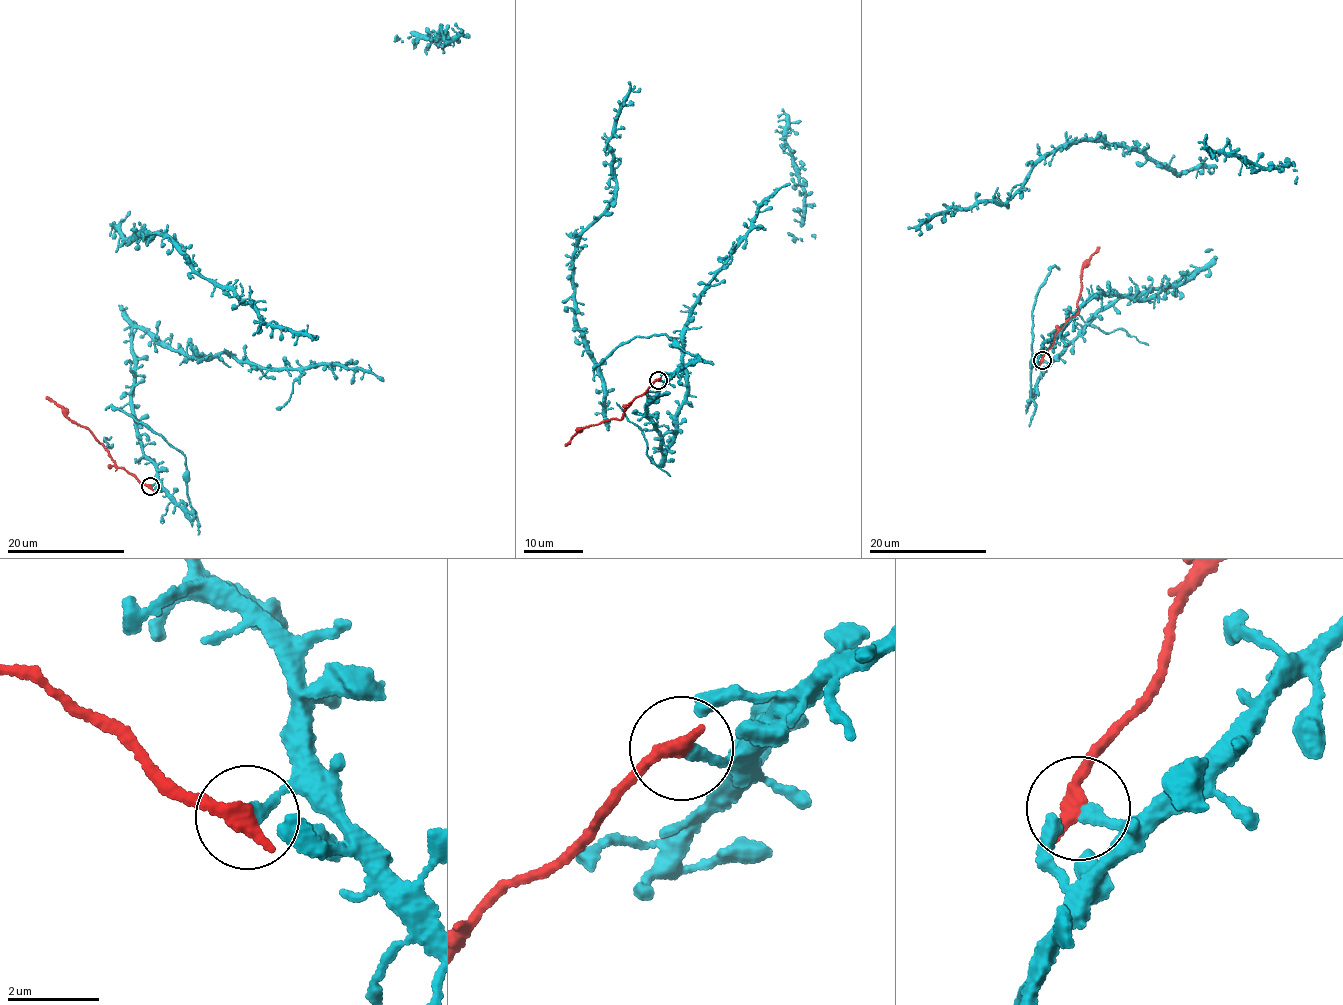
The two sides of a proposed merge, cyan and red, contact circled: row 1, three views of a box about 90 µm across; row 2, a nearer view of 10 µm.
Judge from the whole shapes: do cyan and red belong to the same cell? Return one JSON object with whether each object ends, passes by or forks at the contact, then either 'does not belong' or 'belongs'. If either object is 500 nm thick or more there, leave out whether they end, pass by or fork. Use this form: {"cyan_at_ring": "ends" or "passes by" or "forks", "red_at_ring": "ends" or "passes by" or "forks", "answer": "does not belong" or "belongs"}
{"cyan_at_ring": "ends", "red_at_ring": "ends", "answer": "does not belong"}

